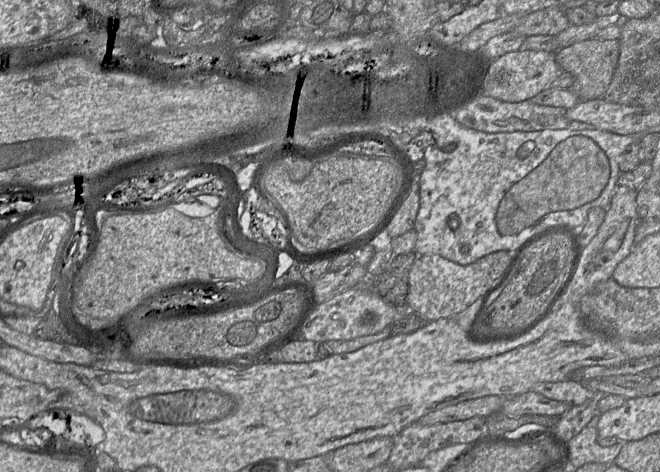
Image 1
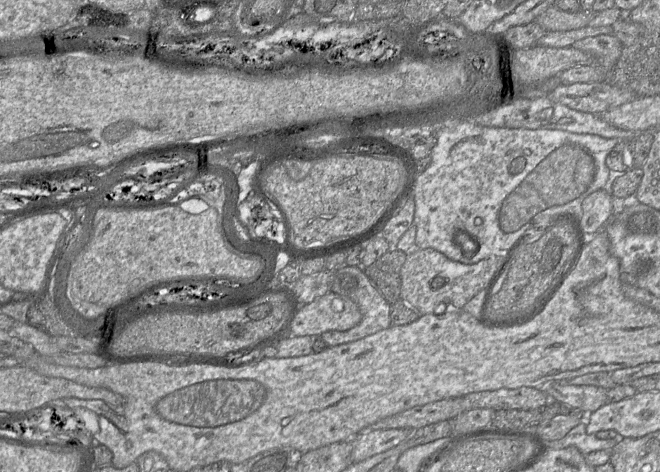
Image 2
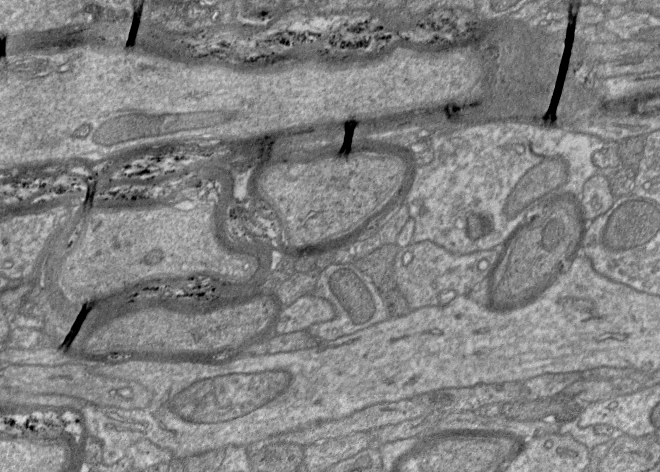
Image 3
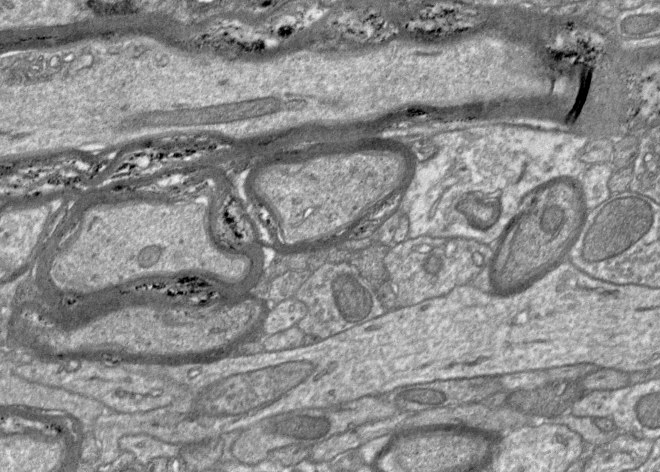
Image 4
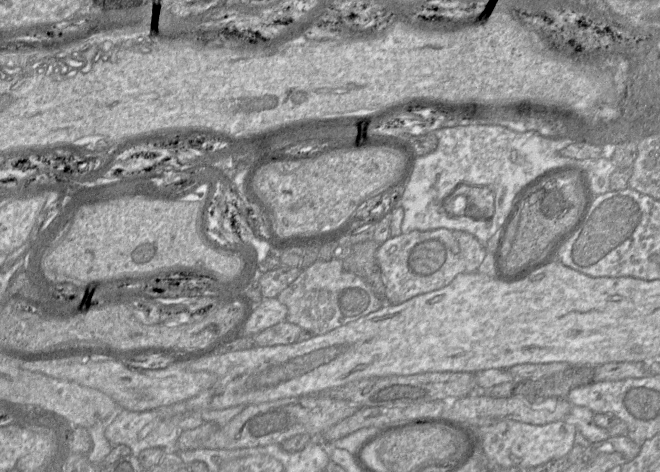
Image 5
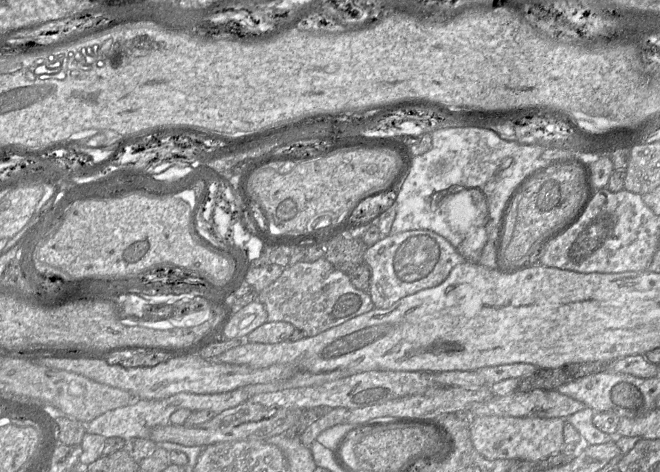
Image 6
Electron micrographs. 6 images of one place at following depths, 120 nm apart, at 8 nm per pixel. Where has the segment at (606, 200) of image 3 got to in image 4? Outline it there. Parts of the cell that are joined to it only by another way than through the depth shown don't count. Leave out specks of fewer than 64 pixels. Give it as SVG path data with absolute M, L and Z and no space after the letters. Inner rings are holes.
M612 163L593 164L582 179L583 191L586 200L587 213L605 202L611 196L608 181L613 175Z

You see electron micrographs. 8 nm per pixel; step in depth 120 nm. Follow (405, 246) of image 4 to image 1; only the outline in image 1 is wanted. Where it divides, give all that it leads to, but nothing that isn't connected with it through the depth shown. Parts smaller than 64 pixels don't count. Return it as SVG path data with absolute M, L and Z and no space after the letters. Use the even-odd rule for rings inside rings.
M505 250L490 253L474 263L460 265L440 255L417 255L408 276L407 307L418 313L423 319L438 320L454 318L458 313L473 304L511 265L514 252Z

